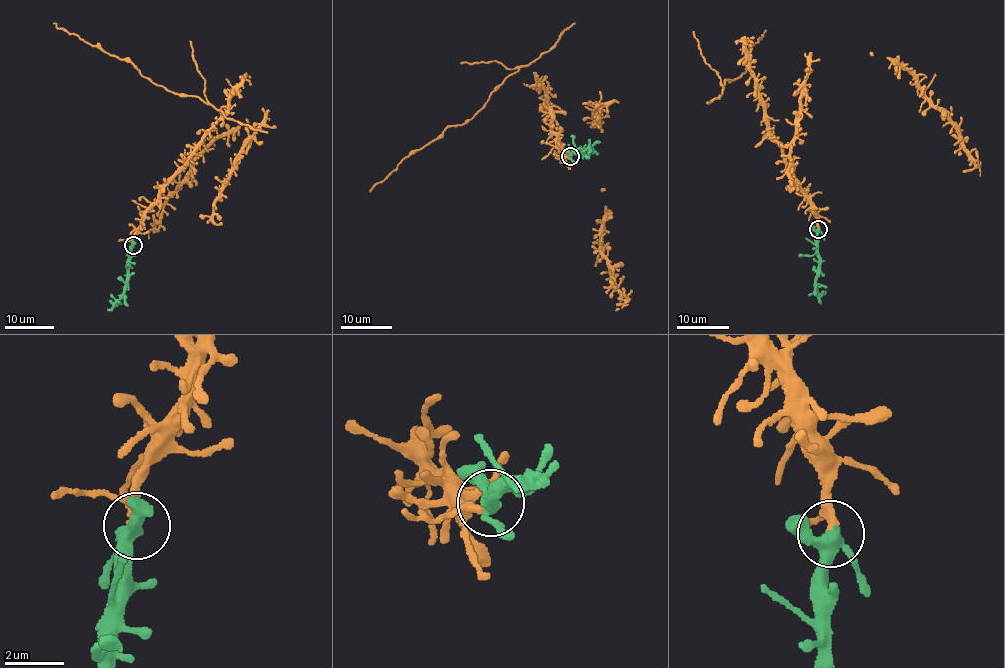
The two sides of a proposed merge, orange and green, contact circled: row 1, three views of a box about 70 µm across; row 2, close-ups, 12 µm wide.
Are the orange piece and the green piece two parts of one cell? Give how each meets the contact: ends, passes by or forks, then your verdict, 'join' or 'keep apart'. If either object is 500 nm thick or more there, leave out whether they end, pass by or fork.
orange passes by; green forks; join

